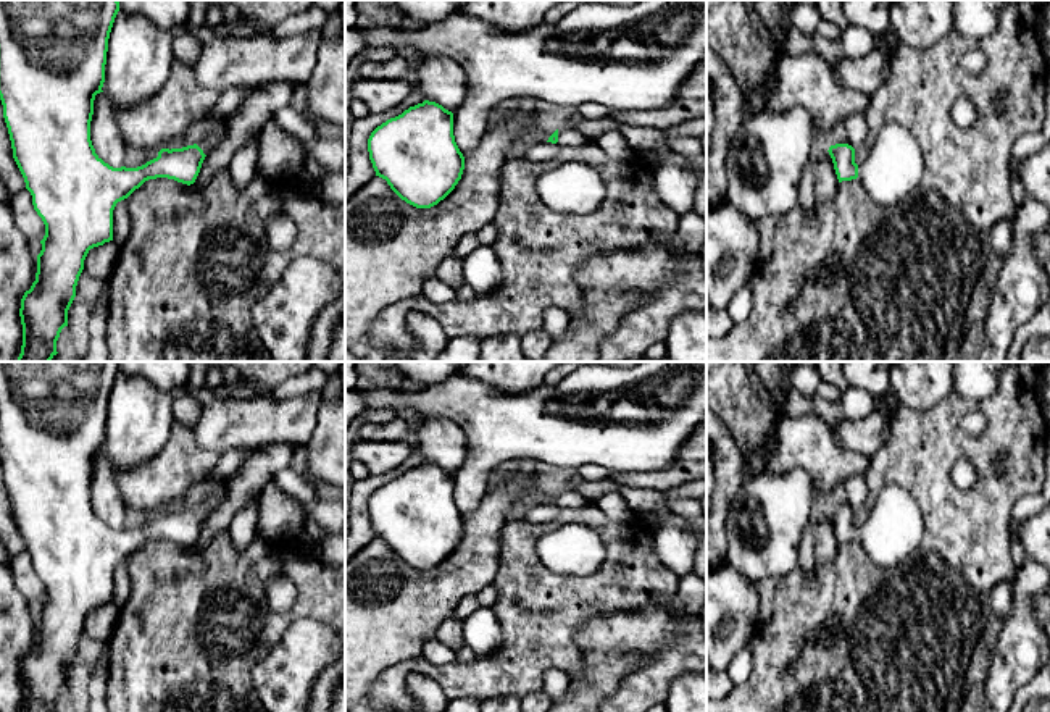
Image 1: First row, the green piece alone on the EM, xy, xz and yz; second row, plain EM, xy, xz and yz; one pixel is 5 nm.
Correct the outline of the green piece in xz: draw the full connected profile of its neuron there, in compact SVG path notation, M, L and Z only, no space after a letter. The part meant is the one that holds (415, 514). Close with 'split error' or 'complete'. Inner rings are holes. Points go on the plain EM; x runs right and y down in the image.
M429 462L377 488L368 500L368 513L376 538L385 541L402 562L416 570L431 570L444 562L465 531L465 518L453 497L453 475Z; complete

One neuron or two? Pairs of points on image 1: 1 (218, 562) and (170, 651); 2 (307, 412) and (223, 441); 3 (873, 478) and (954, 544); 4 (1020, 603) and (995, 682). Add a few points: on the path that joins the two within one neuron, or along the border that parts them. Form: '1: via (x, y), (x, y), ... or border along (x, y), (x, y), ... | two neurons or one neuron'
1: via (208, 585), (199, 596), (192, 628) | one neuron
2: via (286, 420), (244, 423) | one neuron
3: via (899, 477), (908, 477), (950, 519) | one neuron
4: via (1020, 622), (1020, 654), (1015, 662) | one neuron

